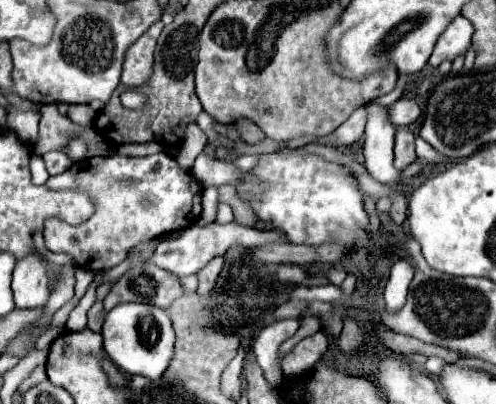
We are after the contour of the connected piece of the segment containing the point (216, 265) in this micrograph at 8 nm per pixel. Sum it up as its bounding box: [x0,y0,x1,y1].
[196,257,224,295]

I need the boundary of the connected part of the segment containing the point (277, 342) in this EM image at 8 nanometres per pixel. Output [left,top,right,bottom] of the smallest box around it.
[252,319,300,387]

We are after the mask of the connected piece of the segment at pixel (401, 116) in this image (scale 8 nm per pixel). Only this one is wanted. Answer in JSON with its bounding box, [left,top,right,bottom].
[390,97,422,127]

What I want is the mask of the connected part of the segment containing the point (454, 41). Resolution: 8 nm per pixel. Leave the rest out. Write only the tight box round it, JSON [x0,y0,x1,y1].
[428,15,474,67]

